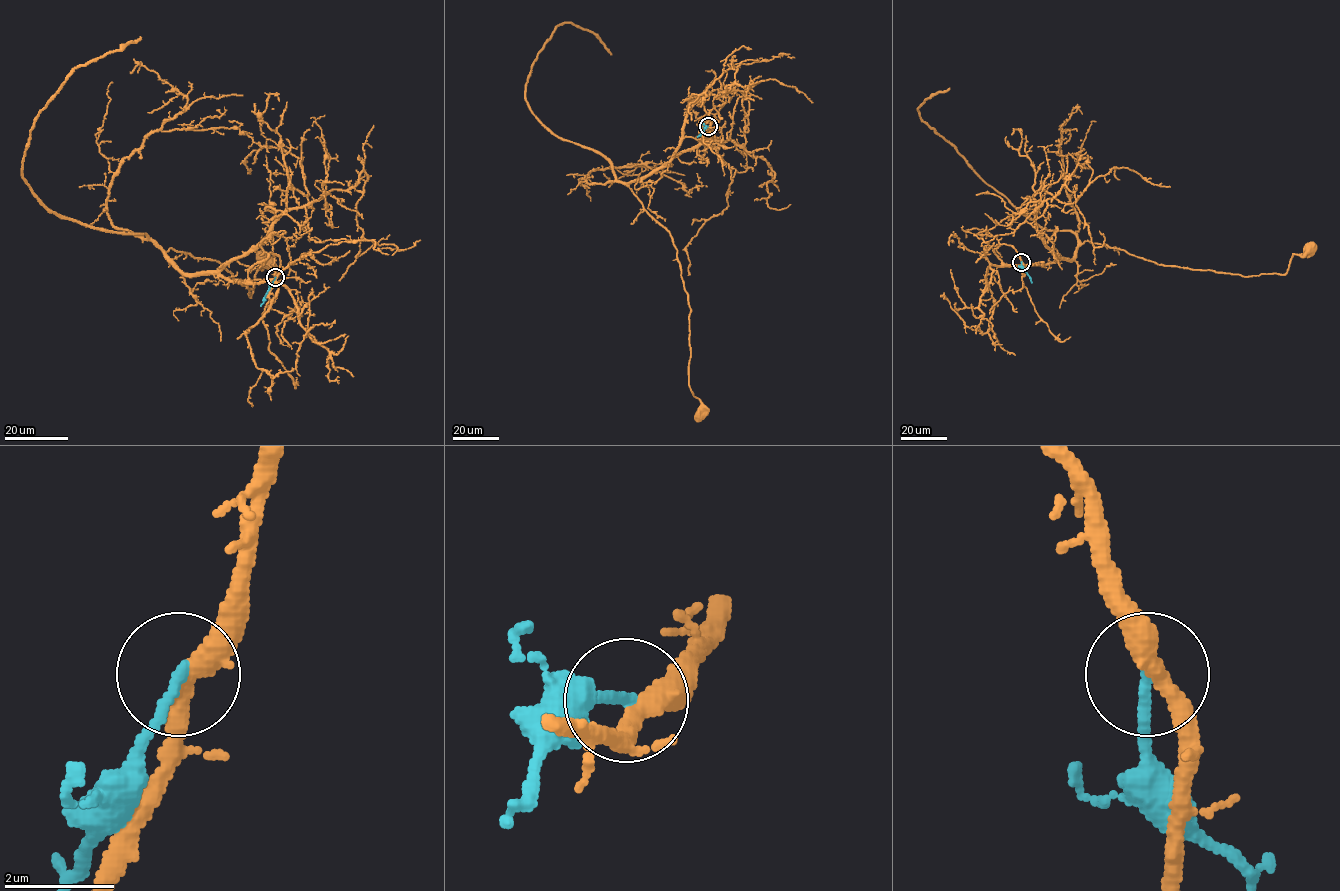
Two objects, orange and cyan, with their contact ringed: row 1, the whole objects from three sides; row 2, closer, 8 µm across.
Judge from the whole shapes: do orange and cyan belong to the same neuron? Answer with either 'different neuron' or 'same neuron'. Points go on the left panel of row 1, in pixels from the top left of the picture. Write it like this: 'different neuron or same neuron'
different neuron

